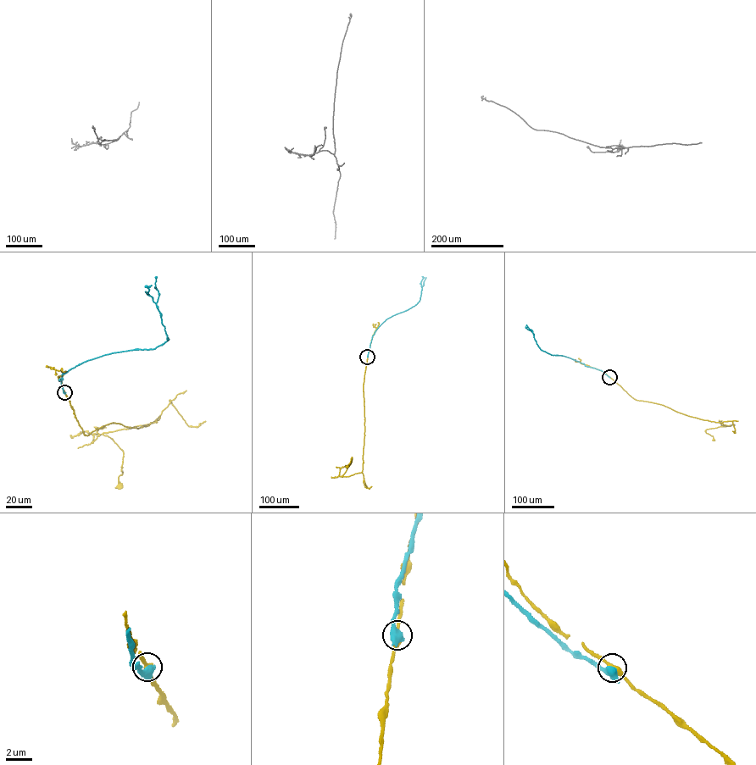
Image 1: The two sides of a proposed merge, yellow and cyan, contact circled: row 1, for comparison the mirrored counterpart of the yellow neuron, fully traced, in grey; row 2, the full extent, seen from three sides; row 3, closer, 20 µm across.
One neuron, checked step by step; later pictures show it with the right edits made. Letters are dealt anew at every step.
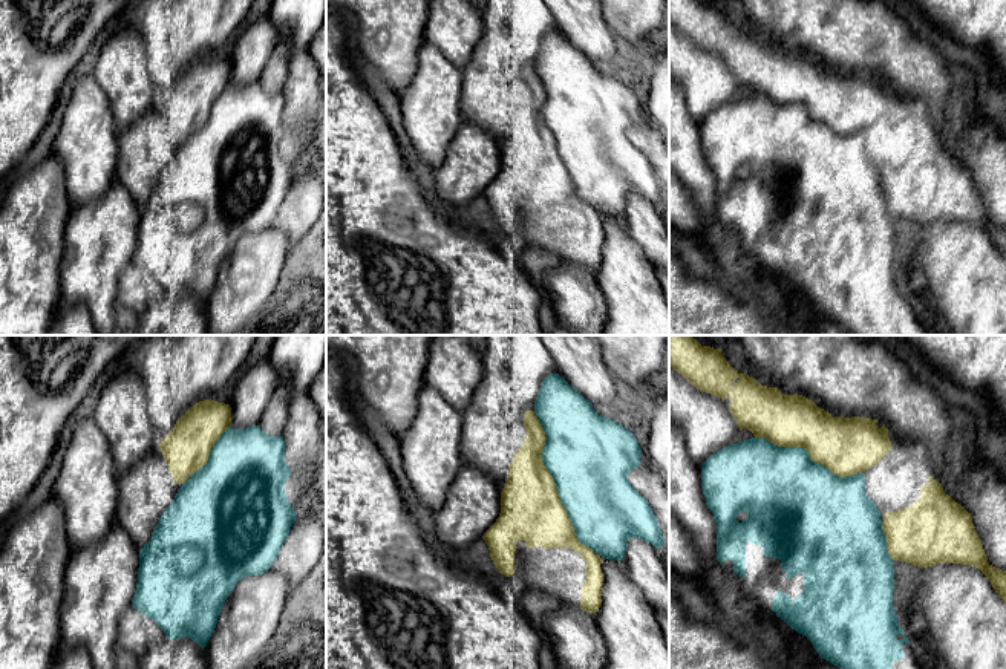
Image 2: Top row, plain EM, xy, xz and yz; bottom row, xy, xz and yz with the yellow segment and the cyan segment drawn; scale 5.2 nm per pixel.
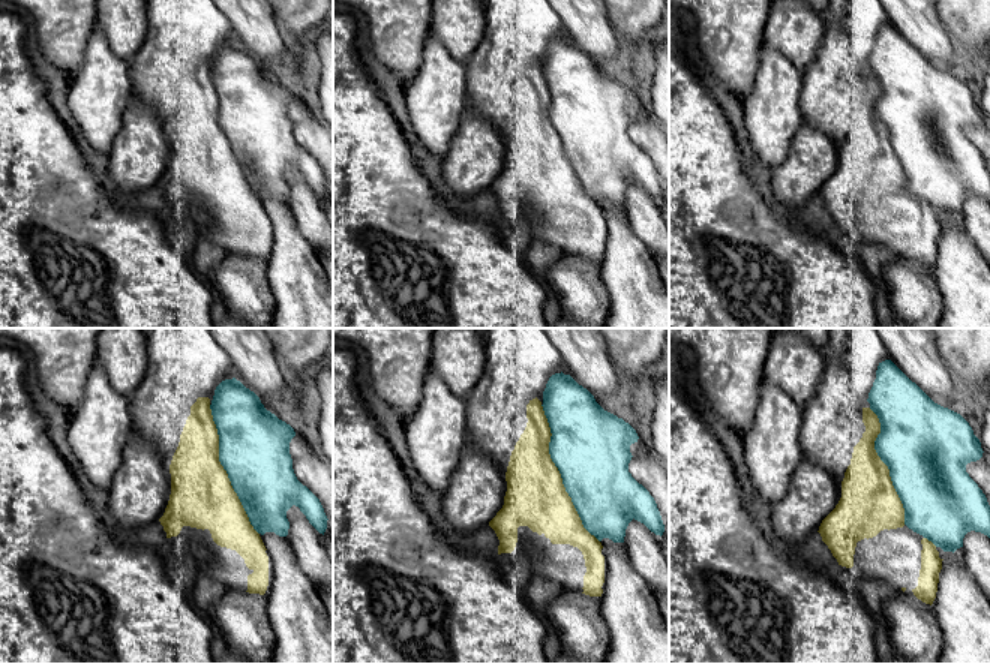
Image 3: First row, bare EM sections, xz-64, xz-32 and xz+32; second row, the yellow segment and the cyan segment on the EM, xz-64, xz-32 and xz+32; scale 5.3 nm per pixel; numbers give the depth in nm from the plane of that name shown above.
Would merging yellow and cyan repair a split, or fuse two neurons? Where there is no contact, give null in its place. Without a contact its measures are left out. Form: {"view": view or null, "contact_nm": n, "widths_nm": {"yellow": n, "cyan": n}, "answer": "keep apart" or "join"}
{"view": "xz", "contact_nm": 850, "widths_nm": {"yellow": 320, "cyan": 440}, "answer": "keep apart"}

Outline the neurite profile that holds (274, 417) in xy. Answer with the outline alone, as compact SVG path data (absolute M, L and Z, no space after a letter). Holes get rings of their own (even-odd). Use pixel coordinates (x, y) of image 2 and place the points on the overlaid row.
M279 386L273 393L257 426L271 436L282 436L288 418L289 393Z

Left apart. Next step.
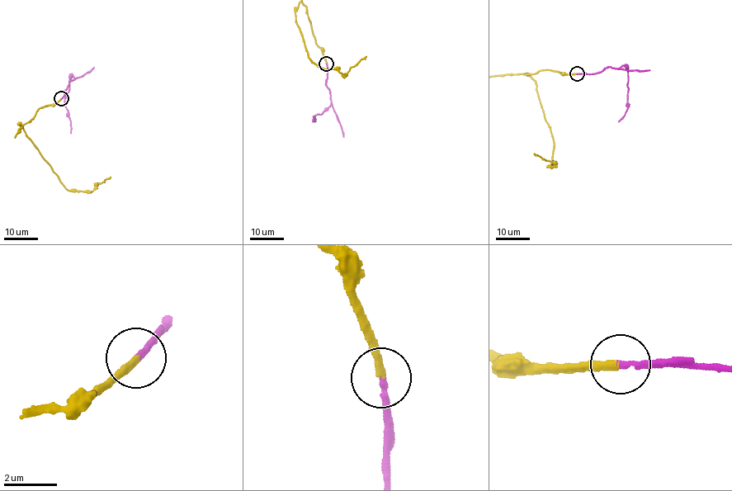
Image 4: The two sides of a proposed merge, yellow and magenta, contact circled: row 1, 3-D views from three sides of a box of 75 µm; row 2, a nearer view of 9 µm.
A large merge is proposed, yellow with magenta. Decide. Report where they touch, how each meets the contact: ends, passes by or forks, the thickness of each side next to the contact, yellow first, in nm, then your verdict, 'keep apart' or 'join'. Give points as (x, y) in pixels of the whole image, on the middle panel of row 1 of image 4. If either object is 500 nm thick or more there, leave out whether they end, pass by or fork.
(326, 63) | yellow ends | magenta ends | 260/200 nm | join

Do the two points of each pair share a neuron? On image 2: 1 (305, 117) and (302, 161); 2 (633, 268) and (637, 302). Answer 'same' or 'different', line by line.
1: same
2: same

